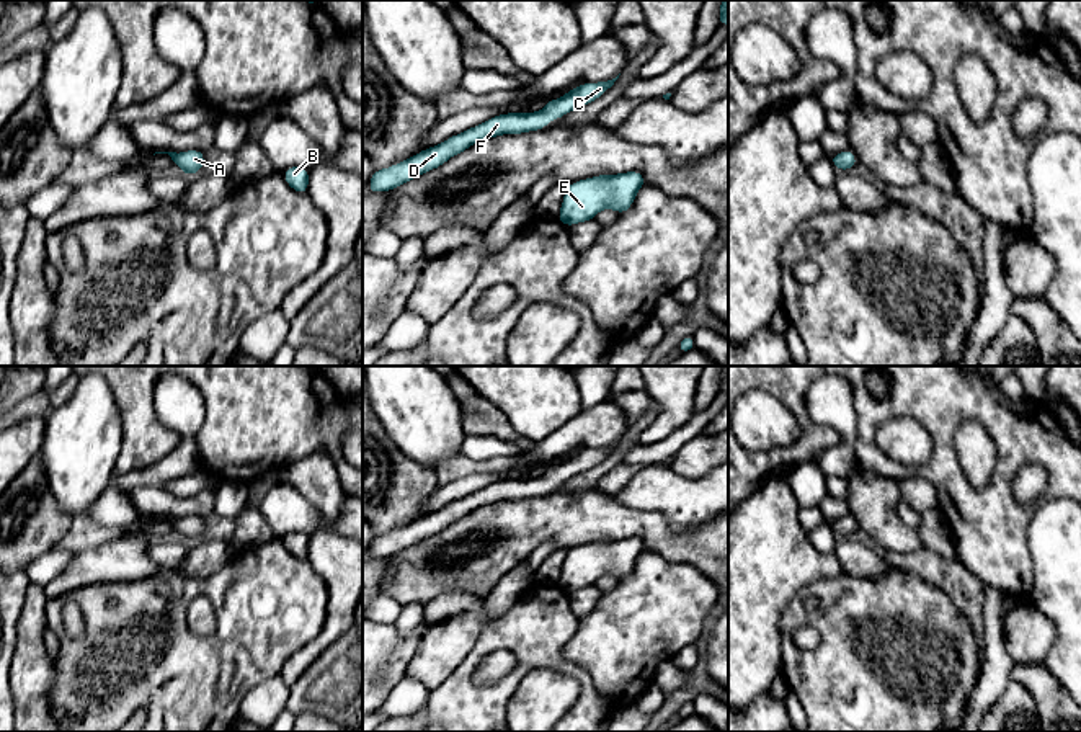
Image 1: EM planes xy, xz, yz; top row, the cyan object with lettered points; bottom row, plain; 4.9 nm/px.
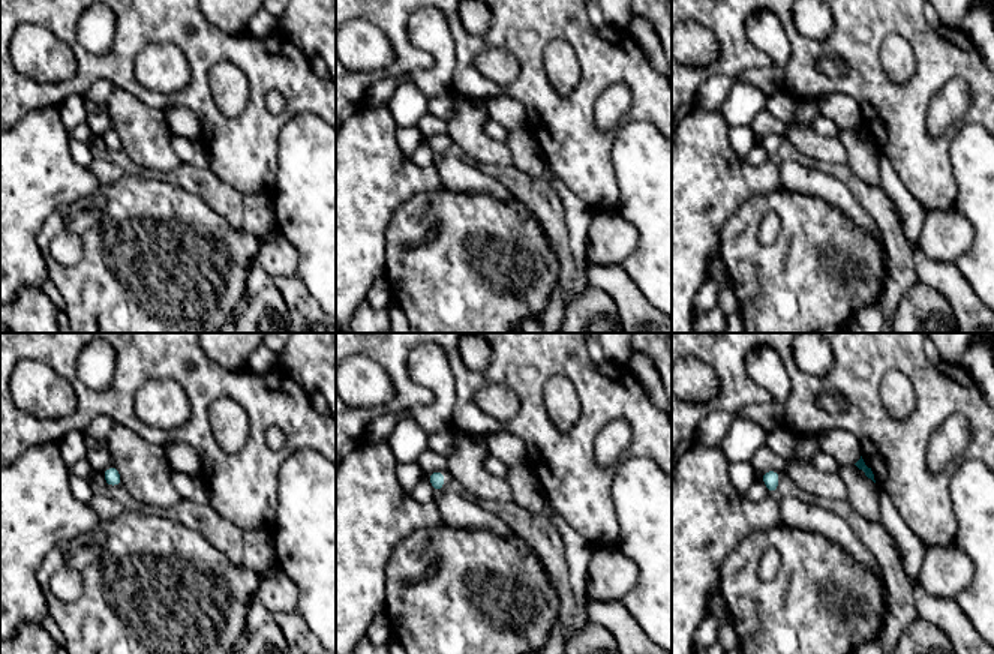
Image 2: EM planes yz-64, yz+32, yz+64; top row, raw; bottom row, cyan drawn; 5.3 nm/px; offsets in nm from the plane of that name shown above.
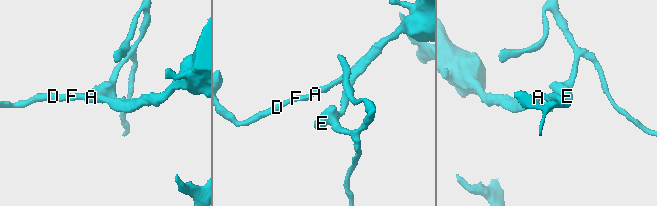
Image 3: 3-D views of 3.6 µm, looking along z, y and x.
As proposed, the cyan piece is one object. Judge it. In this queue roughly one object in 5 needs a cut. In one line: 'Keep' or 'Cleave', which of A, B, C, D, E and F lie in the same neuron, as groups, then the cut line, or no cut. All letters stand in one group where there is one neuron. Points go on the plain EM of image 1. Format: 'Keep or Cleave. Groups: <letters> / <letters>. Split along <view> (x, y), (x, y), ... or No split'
Keep. Groups: A B C D E F. No split

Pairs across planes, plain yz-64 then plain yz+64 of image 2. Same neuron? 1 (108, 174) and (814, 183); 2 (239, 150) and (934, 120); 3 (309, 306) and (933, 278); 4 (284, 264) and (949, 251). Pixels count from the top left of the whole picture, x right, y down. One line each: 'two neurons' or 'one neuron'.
1: one neuron
2: two neurons
3: one neuron
4: one neuron

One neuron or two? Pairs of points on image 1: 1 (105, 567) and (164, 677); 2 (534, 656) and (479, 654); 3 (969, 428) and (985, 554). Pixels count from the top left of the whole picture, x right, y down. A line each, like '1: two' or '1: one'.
1: two
2: one
3: two

